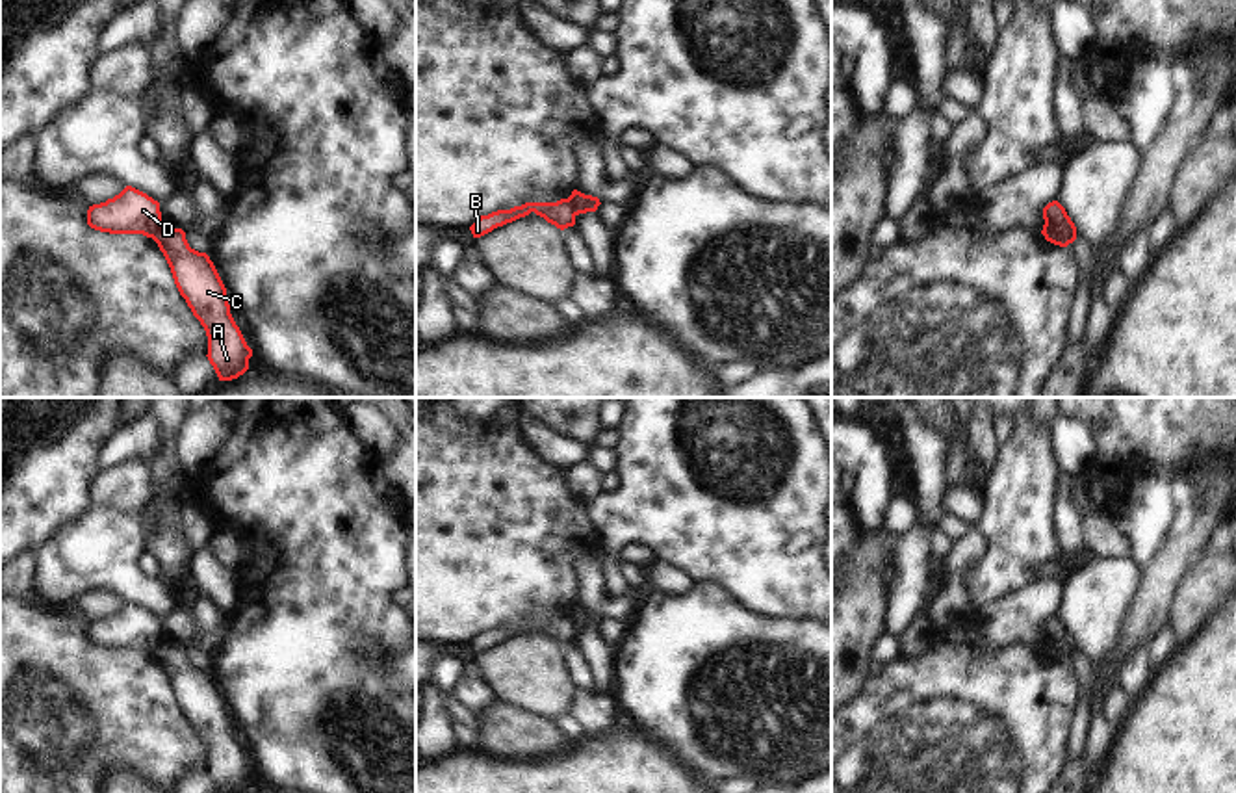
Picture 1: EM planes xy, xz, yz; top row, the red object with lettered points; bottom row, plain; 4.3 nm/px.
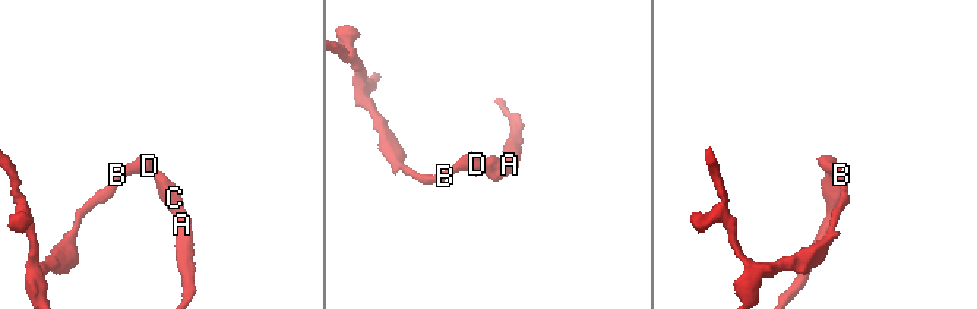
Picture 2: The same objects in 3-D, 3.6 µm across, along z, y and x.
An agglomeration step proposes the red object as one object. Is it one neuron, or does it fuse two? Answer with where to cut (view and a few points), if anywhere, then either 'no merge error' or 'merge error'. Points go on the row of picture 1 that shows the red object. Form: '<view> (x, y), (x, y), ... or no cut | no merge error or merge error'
yz (1045, 223), (1073, 240) | merge error

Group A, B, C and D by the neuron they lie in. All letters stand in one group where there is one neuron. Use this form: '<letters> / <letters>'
A C / B D

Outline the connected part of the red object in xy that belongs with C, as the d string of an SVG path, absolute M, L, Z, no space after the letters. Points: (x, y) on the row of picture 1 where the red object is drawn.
M161 223L152 236L163 253L174 284L208 336L208 360L219 381L232 381L249 370L252 349L236 325L226 288L206 253L189 247L182 228Z

